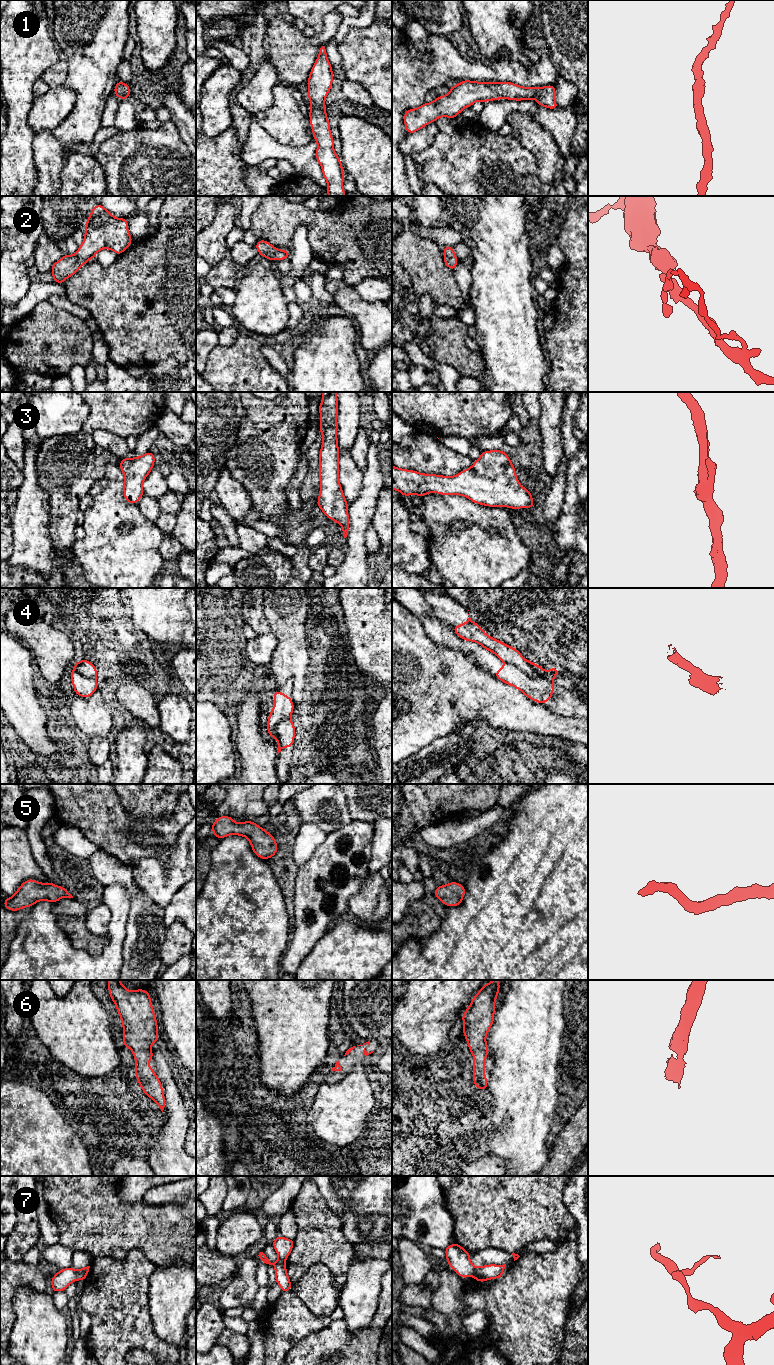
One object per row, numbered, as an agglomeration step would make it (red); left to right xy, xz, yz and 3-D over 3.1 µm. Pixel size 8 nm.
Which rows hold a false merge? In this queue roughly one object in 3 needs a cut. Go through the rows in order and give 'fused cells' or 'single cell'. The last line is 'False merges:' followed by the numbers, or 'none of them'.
1: single cell
2: single cell
3: single cell
4: fused cells
5: single cell
6: single cell
7: single cell
False merges: 4

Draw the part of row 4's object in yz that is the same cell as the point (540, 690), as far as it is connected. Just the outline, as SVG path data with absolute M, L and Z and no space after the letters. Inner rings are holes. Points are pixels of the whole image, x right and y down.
M505 664L494 676L505 684L517 688L529 699L540 704L550 700L554 692L553 680L530 677L513 665Z

